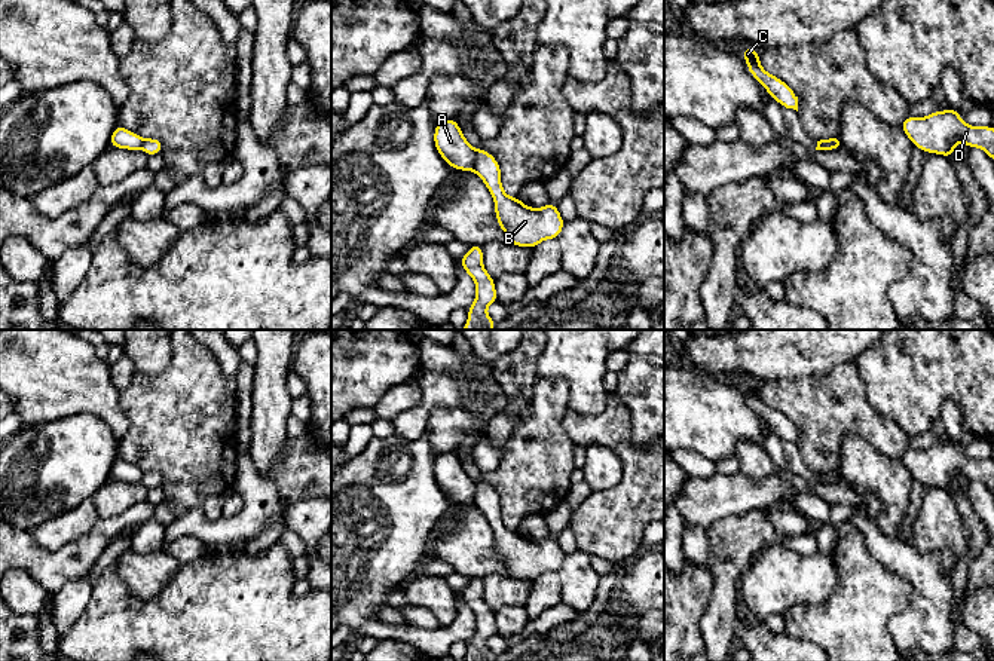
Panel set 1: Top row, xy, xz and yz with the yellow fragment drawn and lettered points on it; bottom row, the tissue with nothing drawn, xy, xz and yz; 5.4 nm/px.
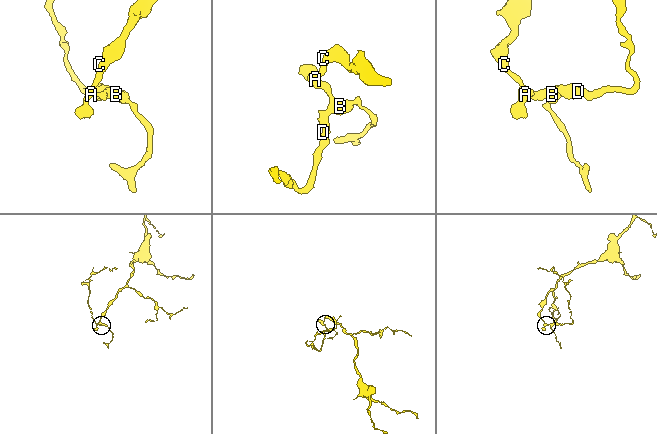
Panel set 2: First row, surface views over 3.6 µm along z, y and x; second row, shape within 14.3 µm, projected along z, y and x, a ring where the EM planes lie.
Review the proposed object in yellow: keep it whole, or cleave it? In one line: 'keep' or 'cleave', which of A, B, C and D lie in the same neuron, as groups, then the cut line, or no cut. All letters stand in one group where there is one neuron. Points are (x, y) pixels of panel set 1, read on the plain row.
cleave; groups A C / B D; cut xz (477, 483), (471, 502)

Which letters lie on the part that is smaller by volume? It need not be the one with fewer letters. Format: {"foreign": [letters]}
{"foreign": ["B", "D"]}

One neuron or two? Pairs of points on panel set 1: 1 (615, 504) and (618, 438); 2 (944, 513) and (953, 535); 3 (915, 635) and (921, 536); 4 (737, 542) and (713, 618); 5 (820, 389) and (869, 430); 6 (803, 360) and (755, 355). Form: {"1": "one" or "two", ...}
{"1": "one", "2": "one", "3": "two", "4": "one", "5": "one", "6": "one"}

